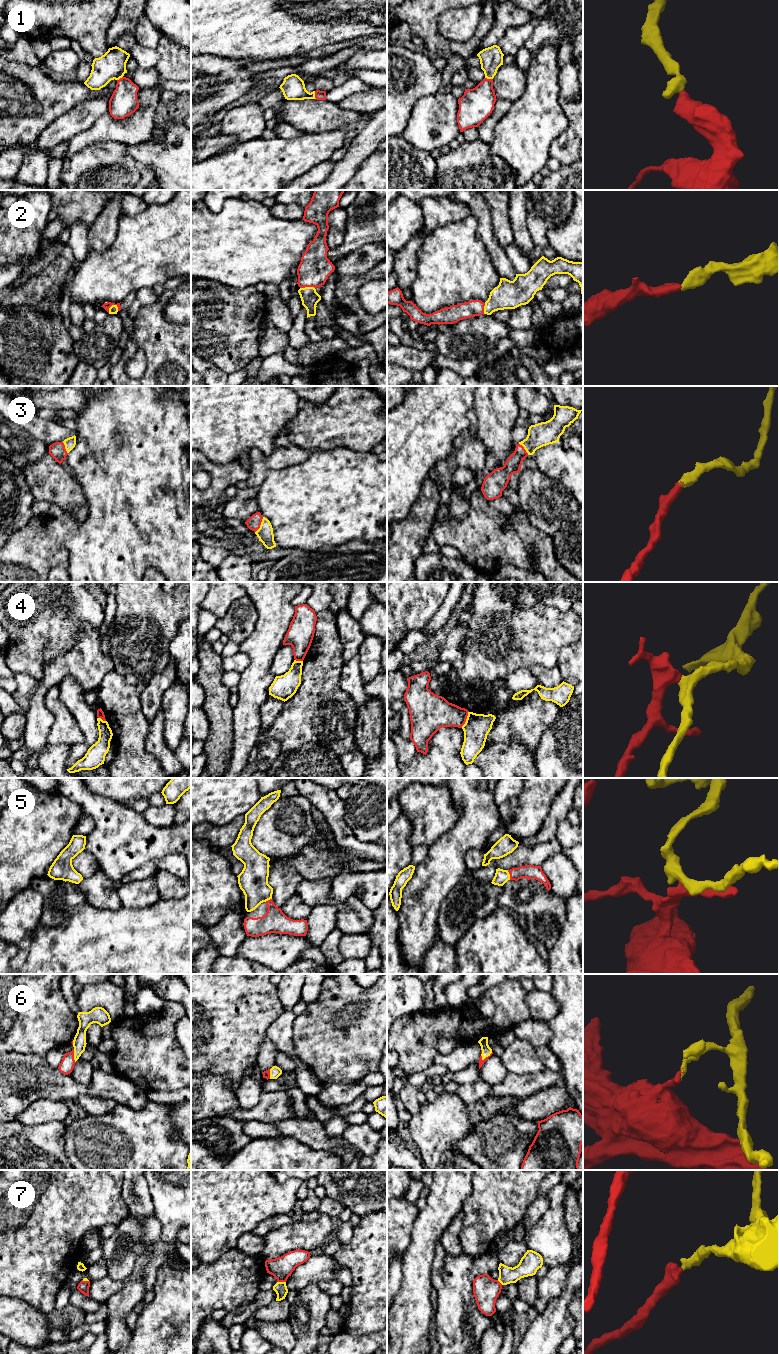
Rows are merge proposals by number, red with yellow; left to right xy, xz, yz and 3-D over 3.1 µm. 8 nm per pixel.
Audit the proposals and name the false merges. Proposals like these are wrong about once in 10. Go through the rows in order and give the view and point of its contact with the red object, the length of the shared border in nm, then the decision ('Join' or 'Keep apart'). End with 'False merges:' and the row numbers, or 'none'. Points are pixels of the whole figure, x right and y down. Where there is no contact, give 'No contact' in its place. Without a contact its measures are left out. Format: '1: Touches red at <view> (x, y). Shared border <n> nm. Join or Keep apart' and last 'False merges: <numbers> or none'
1: Touches red at xz (315, 95). Shared border 70 nm. Join
2: Touches red at xy (111, 305). Shared border 100 nm. Join
3: Touches red at xz (260, 524). Shared border 140 nm. Join
4: Touches red at yz (466, 718). Shared border 150 nm. Keep apart
5: Touches red at yz (510, 875). Shared border 80 nm. Join
6: Touches red at yz (486, 1057). Shared border 110 nm. Join
7: Touches red at xz (281, 1281). Shared border 70 nm. Join
False merges: 4

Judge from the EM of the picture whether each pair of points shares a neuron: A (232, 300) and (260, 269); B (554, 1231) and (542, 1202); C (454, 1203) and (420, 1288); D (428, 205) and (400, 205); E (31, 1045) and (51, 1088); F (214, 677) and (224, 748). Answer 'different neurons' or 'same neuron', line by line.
A: different neurons
B: different neurons
C: same neuron
D: different neurons
E: different neurons
F: same neuron

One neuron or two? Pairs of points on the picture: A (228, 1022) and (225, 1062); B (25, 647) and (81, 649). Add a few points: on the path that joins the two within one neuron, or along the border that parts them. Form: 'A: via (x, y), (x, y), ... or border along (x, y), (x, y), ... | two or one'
A: via (225, 1032), (225, 1052) | one
B: border along (80, 629), (75, 641), (64, 652), (48, 661) | two

